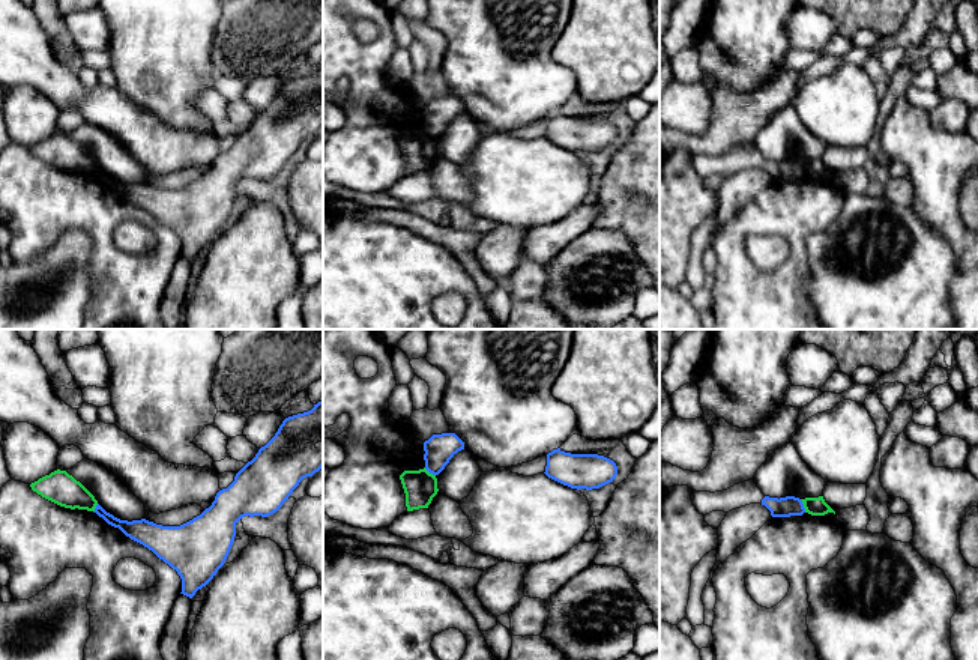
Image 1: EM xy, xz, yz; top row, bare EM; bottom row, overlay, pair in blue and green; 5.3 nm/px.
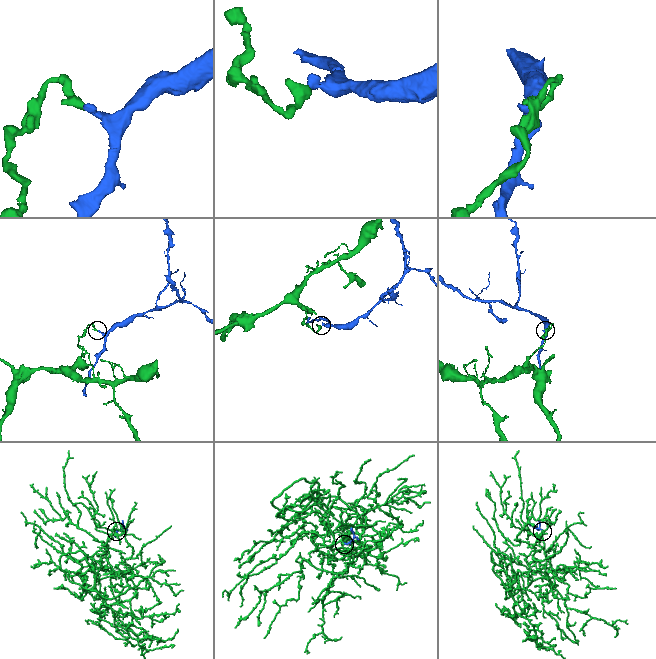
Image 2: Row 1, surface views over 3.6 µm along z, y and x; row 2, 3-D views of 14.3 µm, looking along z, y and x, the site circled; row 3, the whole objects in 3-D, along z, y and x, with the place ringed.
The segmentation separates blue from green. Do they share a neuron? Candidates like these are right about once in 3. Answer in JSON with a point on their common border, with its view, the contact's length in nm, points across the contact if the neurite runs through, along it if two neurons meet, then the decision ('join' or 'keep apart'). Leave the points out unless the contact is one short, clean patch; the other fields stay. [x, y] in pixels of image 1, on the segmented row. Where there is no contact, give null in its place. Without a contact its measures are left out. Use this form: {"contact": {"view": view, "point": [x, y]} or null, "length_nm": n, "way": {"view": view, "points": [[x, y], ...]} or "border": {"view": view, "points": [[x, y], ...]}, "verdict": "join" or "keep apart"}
{"contact": {"view": "yz", "point": [802, 505]}, "length_nm": 80, "border": {"view": "yz", "points": [[799, 499], [805, 511]]}, "verdict": "keep apart"}

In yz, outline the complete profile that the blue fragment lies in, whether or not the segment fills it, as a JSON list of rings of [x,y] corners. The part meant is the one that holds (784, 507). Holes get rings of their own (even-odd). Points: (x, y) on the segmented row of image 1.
[[[765,496],[762,499],[762,505],[771,511],[772,517],[802,516],[805,513],[802,501],[795,496],[786,496],[780,499]]]

